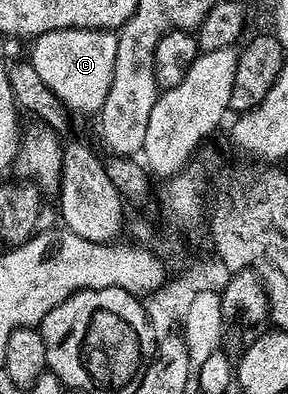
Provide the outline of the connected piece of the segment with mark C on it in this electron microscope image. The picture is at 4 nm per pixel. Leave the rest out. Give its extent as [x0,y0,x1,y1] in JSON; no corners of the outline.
[29,29,118,113]

